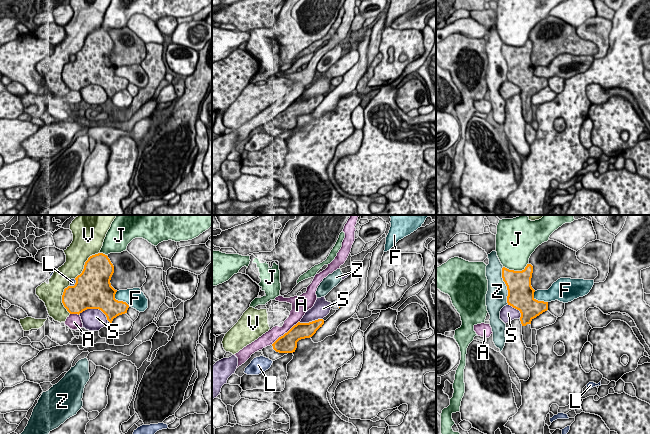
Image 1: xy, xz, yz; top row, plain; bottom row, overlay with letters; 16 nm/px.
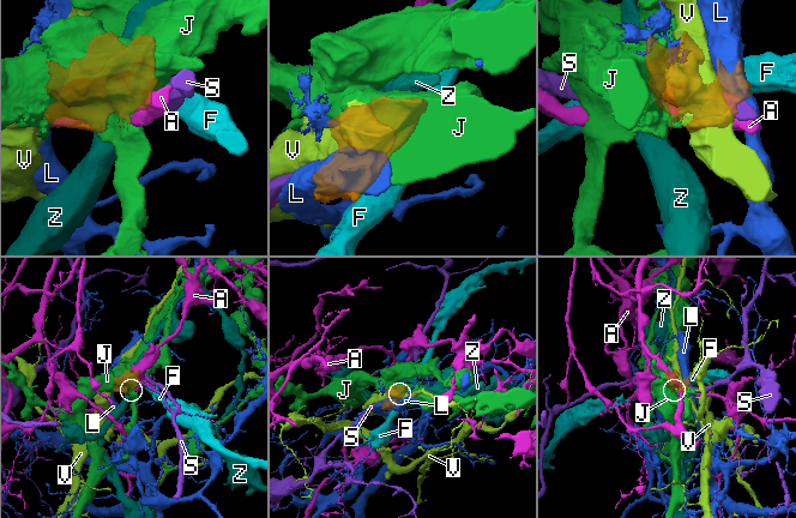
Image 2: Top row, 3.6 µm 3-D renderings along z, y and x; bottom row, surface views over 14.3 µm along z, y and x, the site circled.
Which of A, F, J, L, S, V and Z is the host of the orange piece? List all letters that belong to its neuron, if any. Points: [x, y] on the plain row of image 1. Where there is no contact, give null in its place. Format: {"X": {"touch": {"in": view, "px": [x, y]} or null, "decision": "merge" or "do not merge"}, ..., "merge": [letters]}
{"A": {"touch": {"in": "xz", "px": [285, 109]}, "decision": "do not merge"}, "F": {"touch": {"in": "xy", "px": [119, 77]}, "decision": "do not merge"}, "J": {"touch": {"in": "yz", "px": [516, 47]}, "decision": "do not merge"}, "L": {"touch": {"in": "xy", "px": [75, 60]}, "decision": "do not merge"}, "S": {"touch": {"in": "xy", "px": [94, 84]}, "decision": "do not merge"}, "V": {"touch": {"in": "xy", "px": [85, 40]}, "decision": "do not merge"}, "Z": {"touch": {"in": "yz", "px": [506, 61]}, "decision": "do not merge"}, "merge": []}

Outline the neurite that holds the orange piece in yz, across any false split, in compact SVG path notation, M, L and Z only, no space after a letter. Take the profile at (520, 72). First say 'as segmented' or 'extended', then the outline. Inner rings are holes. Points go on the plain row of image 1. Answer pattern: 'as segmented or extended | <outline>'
extended | M527 40L524 46L514 47L502 44L502 54L508 66L507 79L521 89L523 117L527 124L532 123L531 97L548 86L548 78L534 74L531 62L533 42Z

